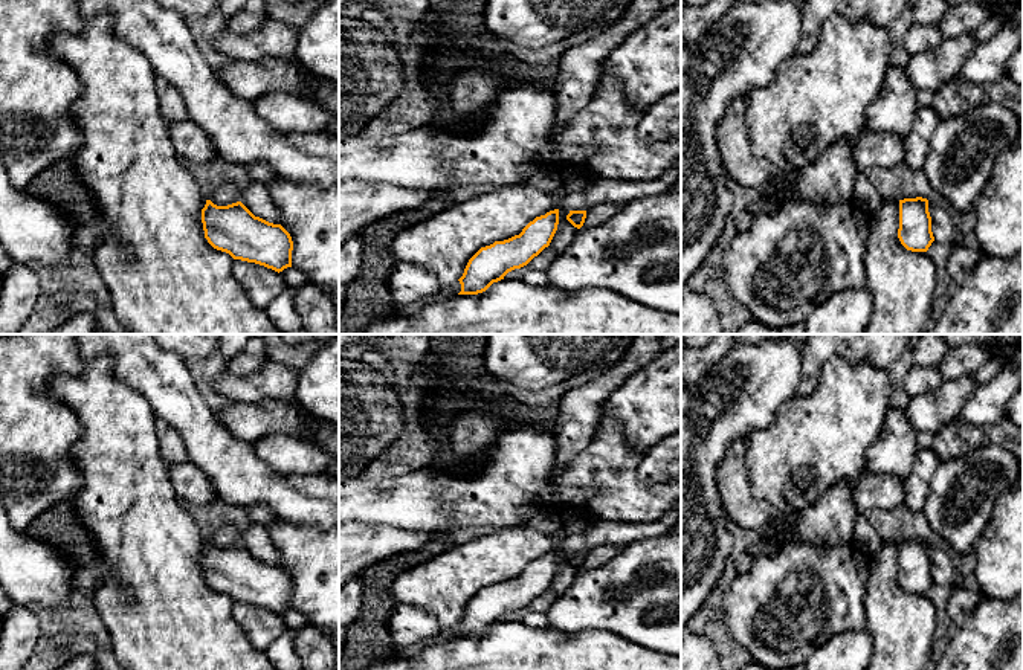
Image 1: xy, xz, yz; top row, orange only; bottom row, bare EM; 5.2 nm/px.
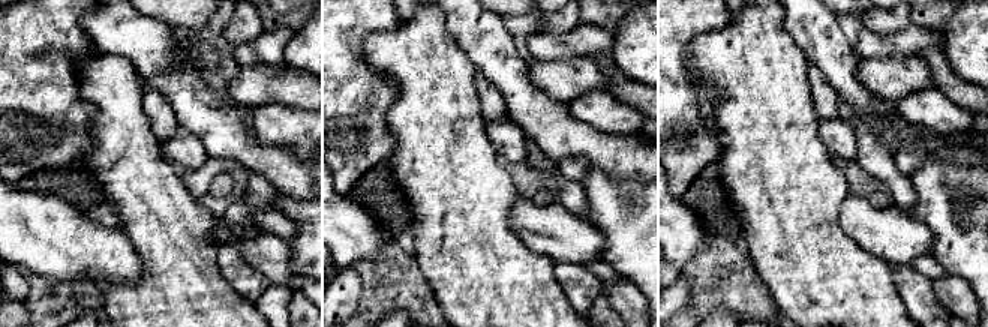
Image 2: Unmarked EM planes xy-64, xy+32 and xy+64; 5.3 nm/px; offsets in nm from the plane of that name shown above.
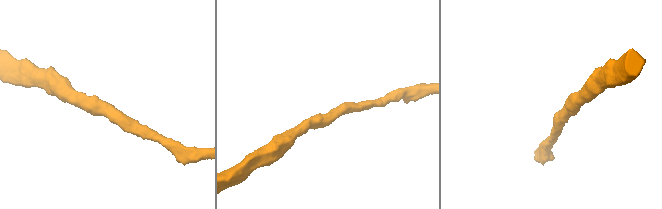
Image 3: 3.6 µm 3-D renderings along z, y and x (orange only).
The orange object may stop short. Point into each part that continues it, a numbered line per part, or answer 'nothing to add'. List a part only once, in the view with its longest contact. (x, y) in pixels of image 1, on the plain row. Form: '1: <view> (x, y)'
nothing to add

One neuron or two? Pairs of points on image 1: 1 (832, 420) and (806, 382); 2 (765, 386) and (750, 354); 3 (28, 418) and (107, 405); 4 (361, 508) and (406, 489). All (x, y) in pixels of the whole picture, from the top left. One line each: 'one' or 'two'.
1: two
2: one
3: two
4: one

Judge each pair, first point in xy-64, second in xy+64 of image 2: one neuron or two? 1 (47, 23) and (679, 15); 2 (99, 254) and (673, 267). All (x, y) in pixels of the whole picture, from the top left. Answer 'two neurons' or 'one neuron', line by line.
1: one neuron
2: one neuron

